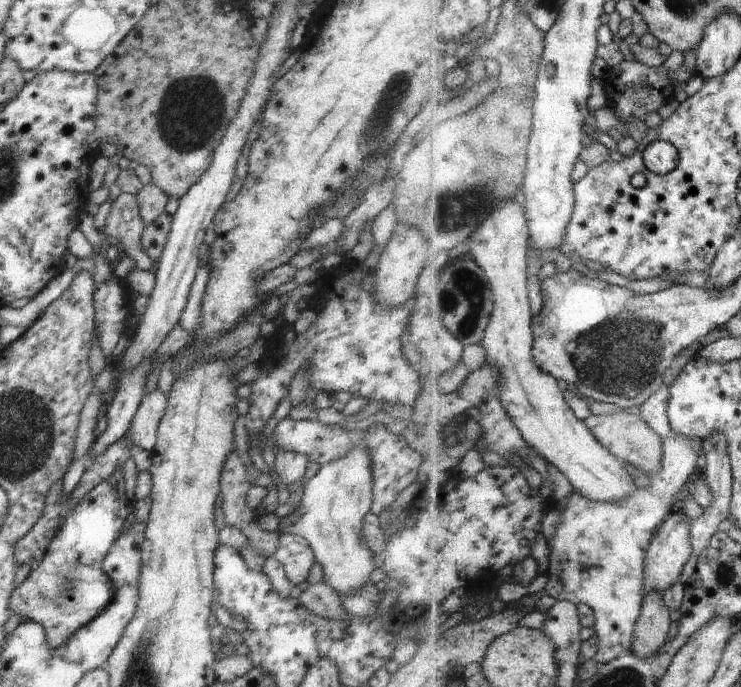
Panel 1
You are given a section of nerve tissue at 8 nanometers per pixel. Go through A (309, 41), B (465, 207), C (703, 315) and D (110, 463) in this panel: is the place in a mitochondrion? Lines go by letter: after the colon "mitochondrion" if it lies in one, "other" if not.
A: other
B: mitochondrion
C: other
D: other

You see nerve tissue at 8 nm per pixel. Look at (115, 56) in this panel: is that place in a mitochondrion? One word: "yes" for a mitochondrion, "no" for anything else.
no

